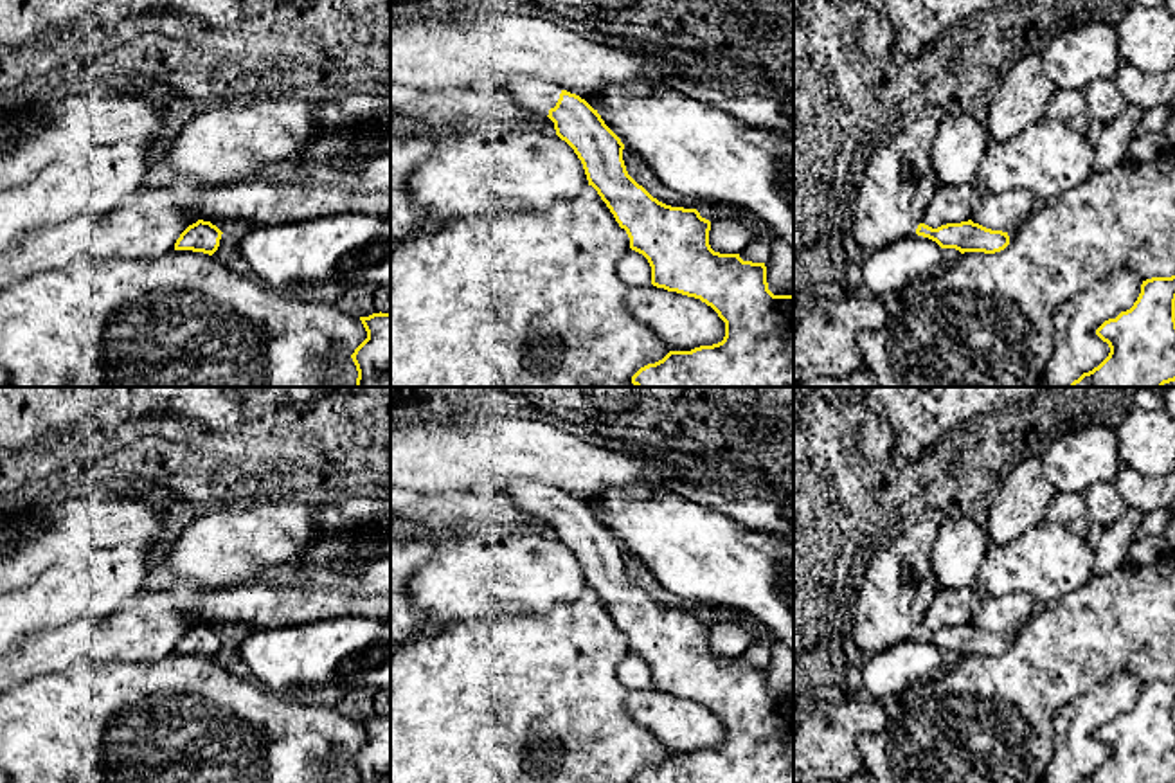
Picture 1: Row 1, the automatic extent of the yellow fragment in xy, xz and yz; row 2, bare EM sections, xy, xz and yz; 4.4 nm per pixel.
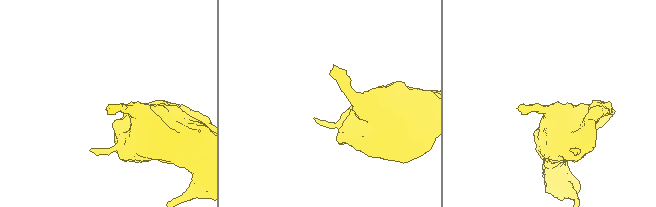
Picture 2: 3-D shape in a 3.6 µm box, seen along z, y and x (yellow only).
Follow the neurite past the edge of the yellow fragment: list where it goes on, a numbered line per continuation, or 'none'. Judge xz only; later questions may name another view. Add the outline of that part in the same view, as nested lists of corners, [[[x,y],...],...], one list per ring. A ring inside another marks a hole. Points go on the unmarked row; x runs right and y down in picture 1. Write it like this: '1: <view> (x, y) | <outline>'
1: xz (538, 499) | [[[493,481],[484,486],[491,491],[506,493],[513,500],[513,506],[542,518],[549,518],[549,513],[556,509],[561,497],[560,490],[538,482]]]

